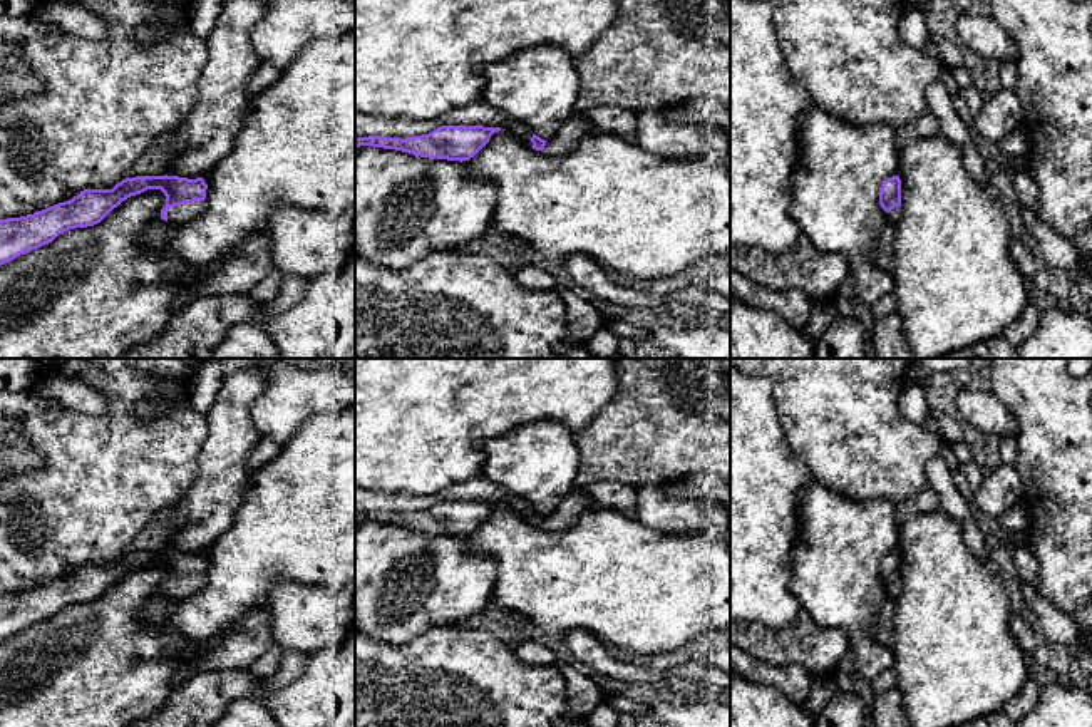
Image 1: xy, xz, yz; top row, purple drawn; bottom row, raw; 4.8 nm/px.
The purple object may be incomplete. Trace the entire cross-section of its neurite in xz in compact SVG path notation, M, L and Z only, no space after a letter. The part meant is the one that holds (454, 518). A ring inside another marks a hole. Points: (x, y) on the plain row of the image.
M440 501L429 509L412 513L355 513L355 521L395 524L429 534L469 536L501 503Z

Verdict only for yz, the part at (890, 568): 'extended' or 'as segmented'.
extended

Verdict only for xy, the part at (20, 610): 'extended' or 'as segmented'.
extended

